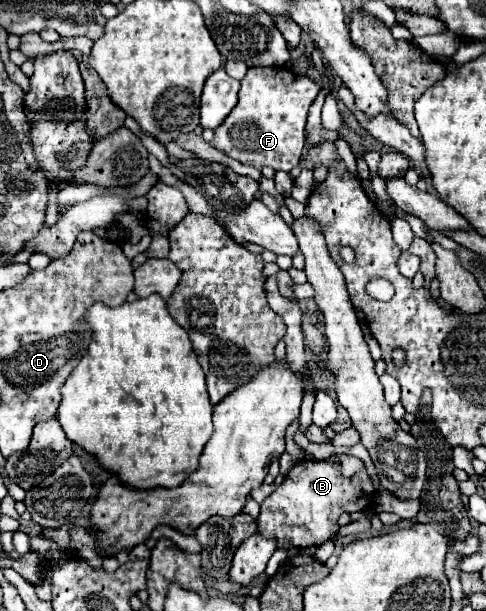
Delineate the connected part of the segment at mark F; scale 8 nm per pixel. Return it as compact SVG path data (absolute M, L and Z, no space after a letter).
M248 68L240 88L240 100L228 114L228 120L214 130L212 146L240 164L258 170L264 166L292 170L302 158L306 114L318 92L320 86L310 76L296 74L290 68Z

